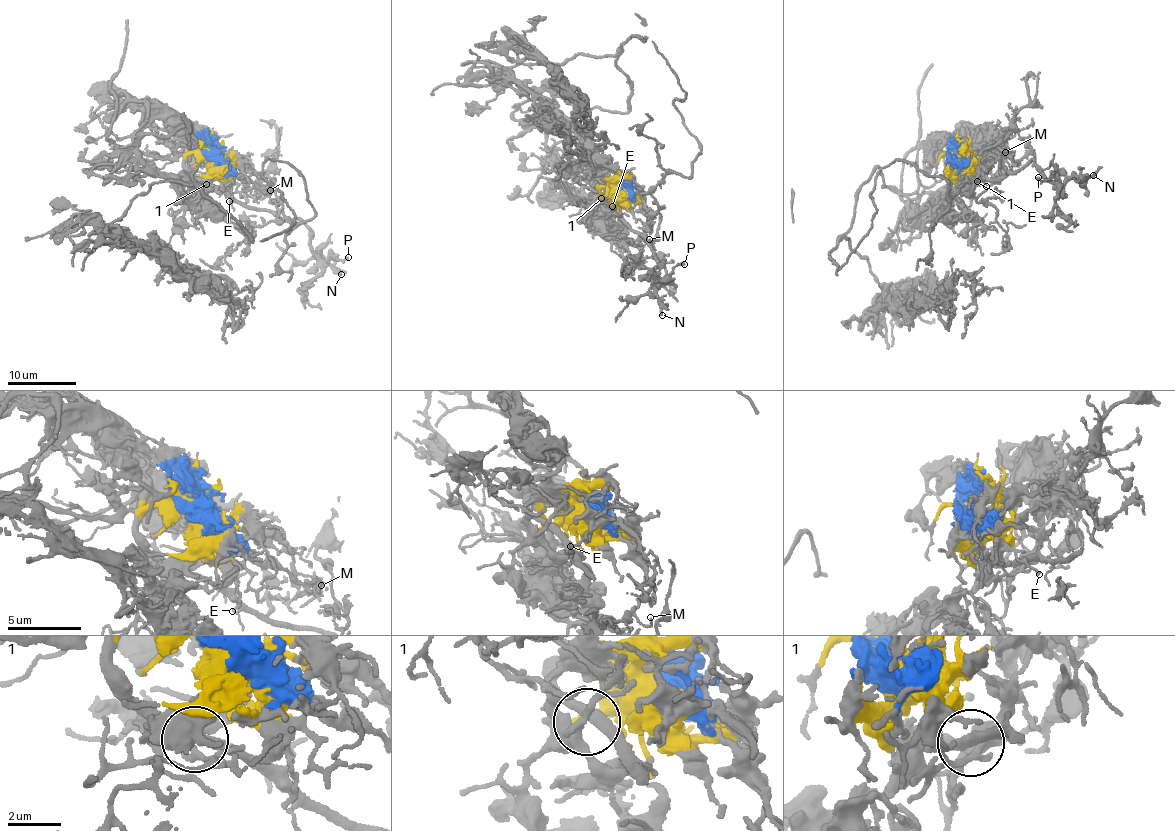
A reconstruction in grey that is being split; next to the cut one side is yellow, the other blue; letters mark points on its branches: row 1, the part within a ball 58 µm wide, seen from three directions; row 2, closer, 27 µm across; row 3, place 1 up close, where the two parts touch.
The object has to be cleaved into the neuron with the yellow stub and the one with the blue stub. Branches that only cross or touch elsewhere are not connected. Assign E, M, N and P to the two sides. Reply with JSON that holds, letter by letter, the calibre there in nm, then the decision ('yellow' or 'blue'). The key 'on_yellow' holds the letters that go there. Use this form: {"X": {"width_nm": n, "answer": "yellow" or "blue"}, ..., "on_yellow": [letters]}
{"E": {"width_nm": 110, "answer": "yellow"}, "M": {"width_nm": 110, "answer": "yellow"}, "N": {"width_nm": 190, "answer": "yellow"}, "P": {"width_nm": 240, "answer": "yellow"}, "on_yellow": ["E", "M", "N", "P"]}

